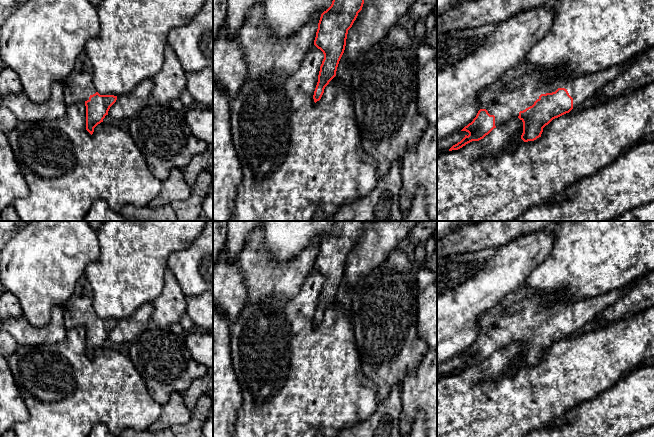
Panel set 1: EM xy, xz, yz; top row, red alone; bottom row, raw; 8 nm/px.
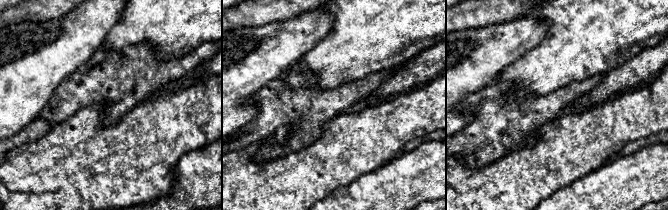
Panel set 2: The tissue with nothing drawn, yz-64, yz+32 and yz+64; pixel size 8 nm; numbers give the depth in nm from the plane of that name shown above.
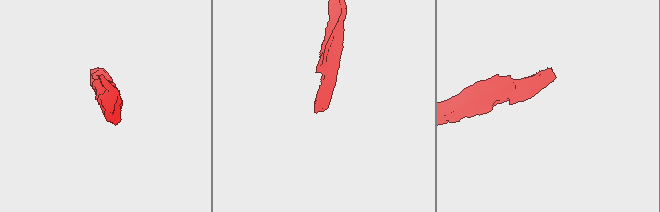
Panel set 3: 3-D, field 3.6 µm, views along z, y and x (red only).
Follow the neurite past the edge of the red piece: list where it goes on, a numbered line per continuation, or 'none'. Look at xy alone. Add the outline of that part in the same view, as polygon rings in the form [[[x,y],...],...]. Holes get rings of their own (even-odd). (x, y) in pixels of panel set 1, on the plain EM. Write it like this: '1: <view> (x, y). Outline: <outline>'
1: xy (78, 309). Outline: [[[85,276],[76,283],[73,294],[62,305],[62,309],[67,330],[78,326],[85,327],[96,317],[92,288]]]

